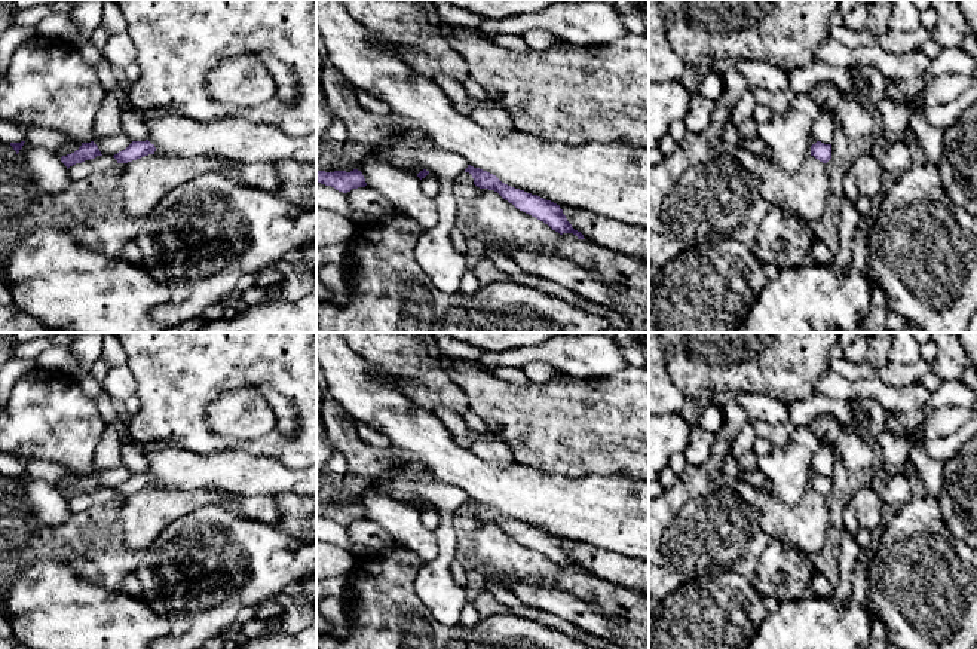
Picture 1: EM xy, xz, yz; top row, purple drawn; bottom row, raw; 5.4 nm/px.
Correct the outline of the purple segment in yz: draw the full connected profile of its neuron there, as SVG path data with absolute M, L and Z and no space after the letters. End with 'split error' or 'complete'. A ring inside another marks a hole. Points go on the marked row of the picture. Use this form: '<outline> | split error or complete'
M817 141L811 146L811 156L814 156L823 163L827 163L831 159L831 144Z | complete

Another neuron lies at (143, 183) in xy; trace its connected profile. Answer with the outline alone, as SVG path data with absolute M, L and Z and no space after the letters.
M148 154L123 163L117 180L126 215L146 218L172 189L206 172L220 172L233 183L245 184L217 157Z

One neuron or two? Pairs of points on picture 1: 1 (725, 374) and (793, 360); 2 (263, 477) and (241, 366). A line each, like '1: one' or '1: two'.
1: one
2: two

